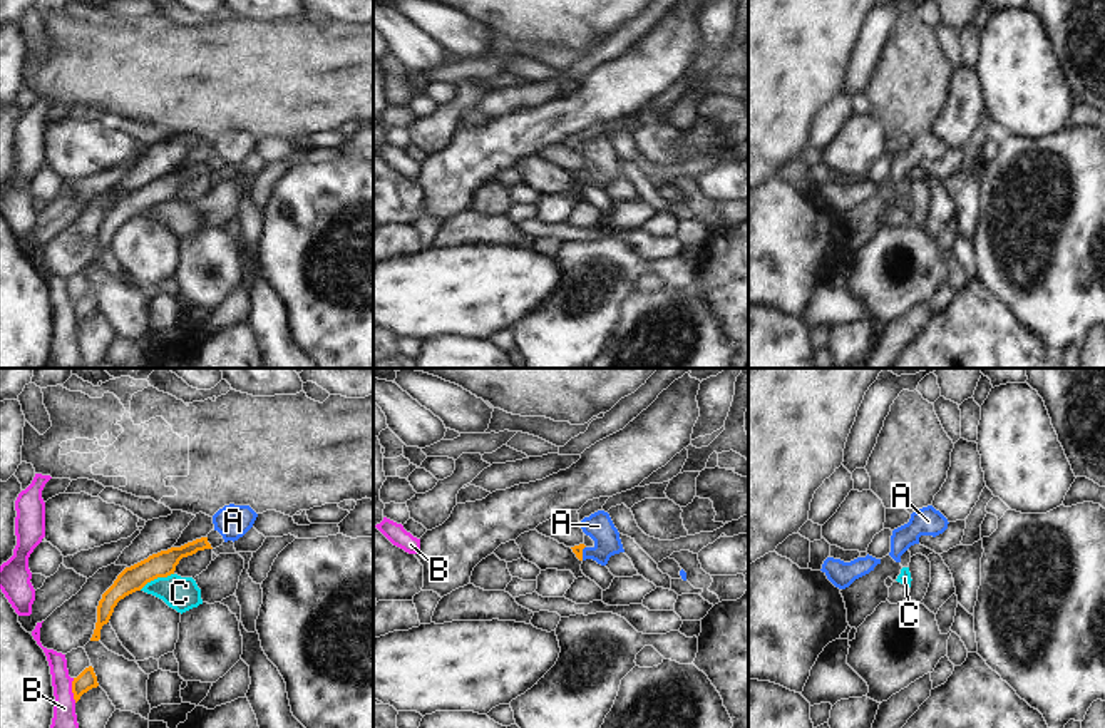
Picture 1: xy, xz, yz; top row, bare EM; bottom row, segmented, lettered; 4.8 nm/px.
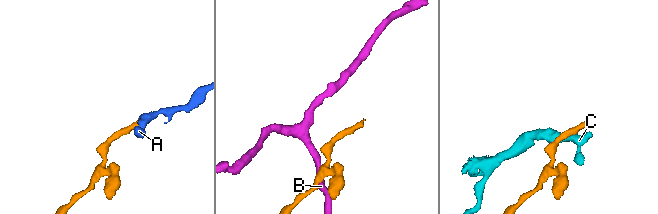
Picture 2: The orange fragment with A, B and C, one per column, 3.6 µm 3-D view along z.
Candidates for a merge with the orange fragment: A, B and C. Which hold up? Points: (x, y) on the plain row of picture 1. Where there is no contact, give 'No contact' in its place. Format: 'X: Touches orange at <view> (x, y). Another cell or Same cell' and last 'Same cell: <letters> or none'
A: Touches orange at xz (581, 178). Same cell
B: Touches orange at xy (72, 315). Another cell
C: Touches orange at xy (156, 203). Another cell
Same cell: A.

